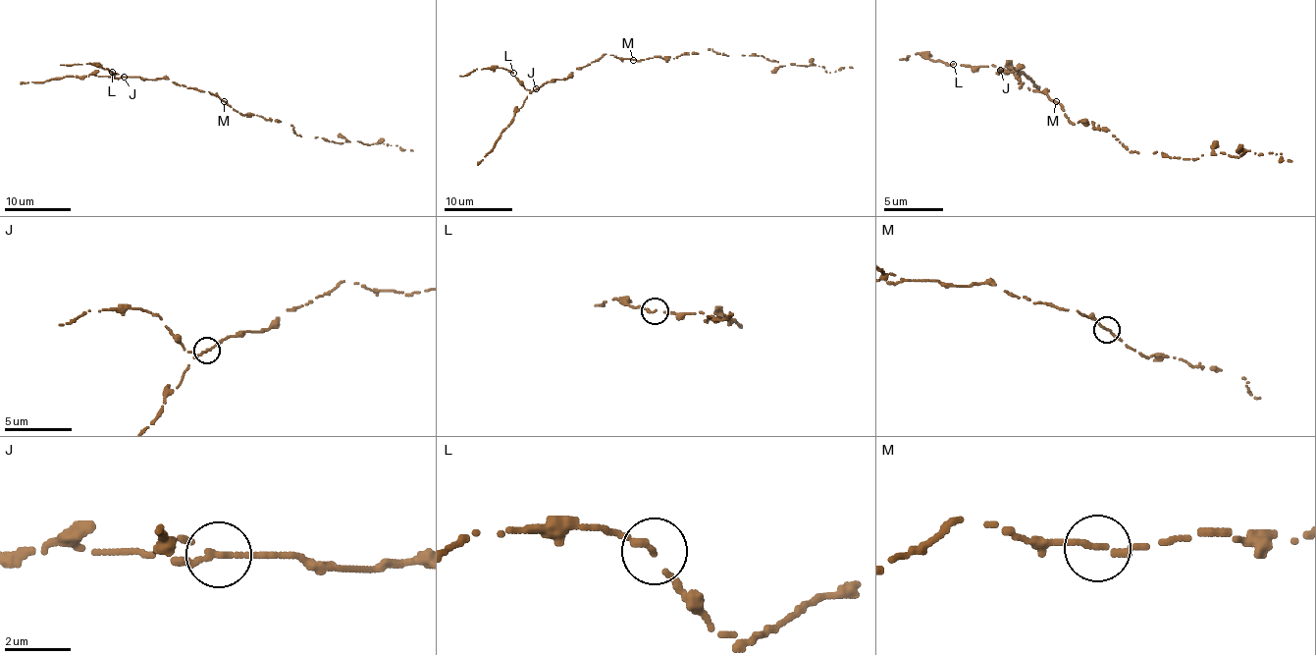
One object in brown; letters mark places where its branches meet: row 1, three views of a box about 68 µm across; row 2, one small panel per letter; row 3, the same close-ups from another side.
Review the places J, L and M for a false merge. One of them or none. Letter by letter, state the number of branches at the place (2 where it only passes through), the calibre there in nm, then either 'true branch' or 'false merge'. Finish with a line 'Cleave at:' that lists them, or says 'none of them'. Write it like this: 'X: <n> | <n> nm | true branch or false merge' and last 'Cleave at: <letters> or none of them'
J: 2 | 180 nm | false merge
L: 2 | 170 nm | true branch
M: 2 | 180 nm | true branch
Cleave at: J

